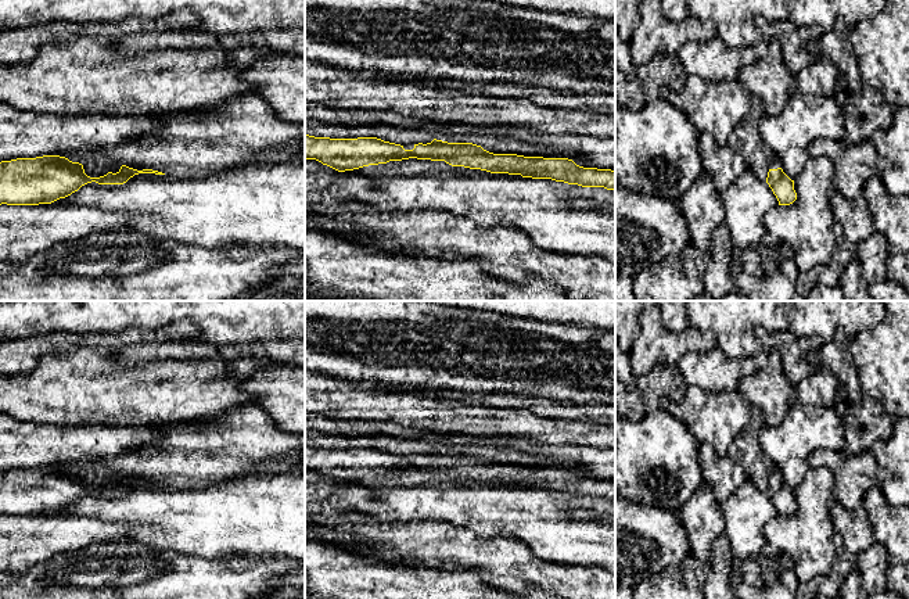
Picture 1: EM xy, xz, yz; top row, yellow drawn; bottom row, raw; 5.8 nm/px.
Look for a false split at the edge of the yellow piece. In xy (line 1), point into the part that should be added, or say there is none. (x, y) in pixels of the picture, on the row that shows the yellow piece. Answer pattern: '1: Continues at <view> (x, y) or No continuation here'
1: No continuation here

